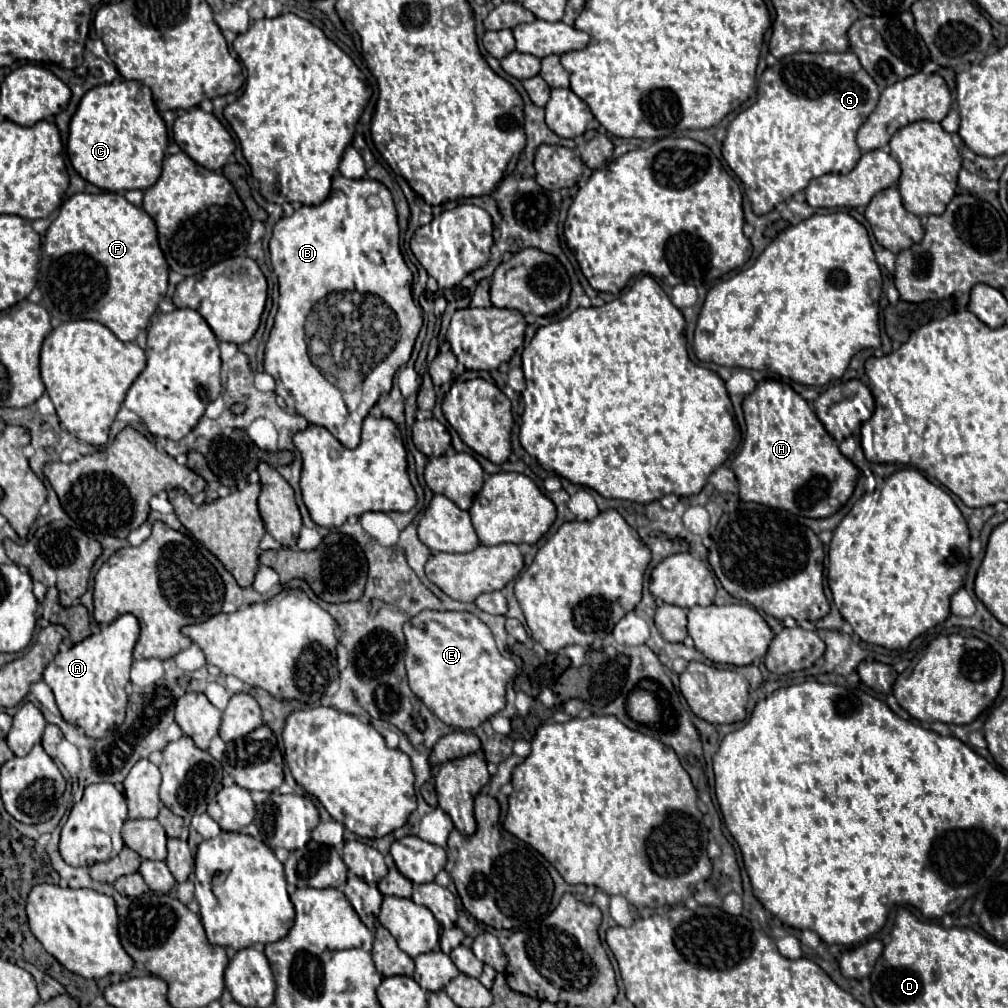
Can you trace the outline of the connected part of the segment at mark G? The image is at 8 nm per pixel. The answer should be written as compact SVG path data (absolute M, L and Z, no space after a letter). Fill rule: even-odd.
M848 50L848 52L820 52L820 54L808 54L808 52L790 54L790 56L782 58L778 64L766 68L762 76L764 76L764 82L766 82L766 84L764 84L764 92L760 94L760 98L756 100L756 104L752 104L750 108L746 108L744 112L740 112L740 114L730 122L728 134L726 134L724 144L722 144L722 156L724 156L724 160L728 162L728 166L732 168L732 172L744 182L746 196L748 196L750 202L752 202L754 214L766 214L766 212L774 210L776 204L786 202L786 200L790 200L796 192L804 190L812 178L818 178L818 176L824 176L824 174L830 174L830 172L834 172L834 174L848 174L848 172L858 164L858 160L860 160L860 156L862 156L862 152L860 152L860 148L858 148L858 144L856 144L856 132L858 132L858 128L864 124L864 120L872 114L872 110L876 108L878 96L880 96L876 82L866 74L866 70L862 68L858 56L856 56L852 50Z

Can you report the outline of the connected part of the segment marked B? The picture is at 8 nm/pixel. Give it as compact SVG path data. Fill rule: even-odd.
M336 174L332 192L324 202L300 206L292 216L282 216L276 222L270 238L270 258L280 284L280 300L266 342L264 370L276 380L276 394L284 398L288 408L294 408L310 424L328 428L346 448L356 448L362 420L378 402L380 394L390 392L394 374L408 362L422 328L422 314L412 300L414 276L400 254L400 230L390 190L378 180L350 180ZM358 386L364 388L362 404L350 414L342 402L342 392L352 392Z

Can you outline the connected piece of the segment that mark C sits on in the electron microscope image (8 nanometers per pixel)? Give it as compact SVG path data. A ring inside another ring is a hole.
M120 80L88 90L70 122L68 158L84 180L102 190L126 192L150 188L162 172L166 148L166 124L156 110L150 88L140 82Z

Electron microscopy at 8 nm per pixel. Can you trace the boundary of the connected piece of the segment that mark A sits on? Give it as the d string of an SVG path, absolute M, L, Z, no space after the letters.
M122 614L111 624L101 625L98 634L59 651L44 670L44 682L52 688L64 720L80 726L90 738L100 738L124 722L128 704L126 686L130 682L132 650L138 636L138 618L134 614Z

